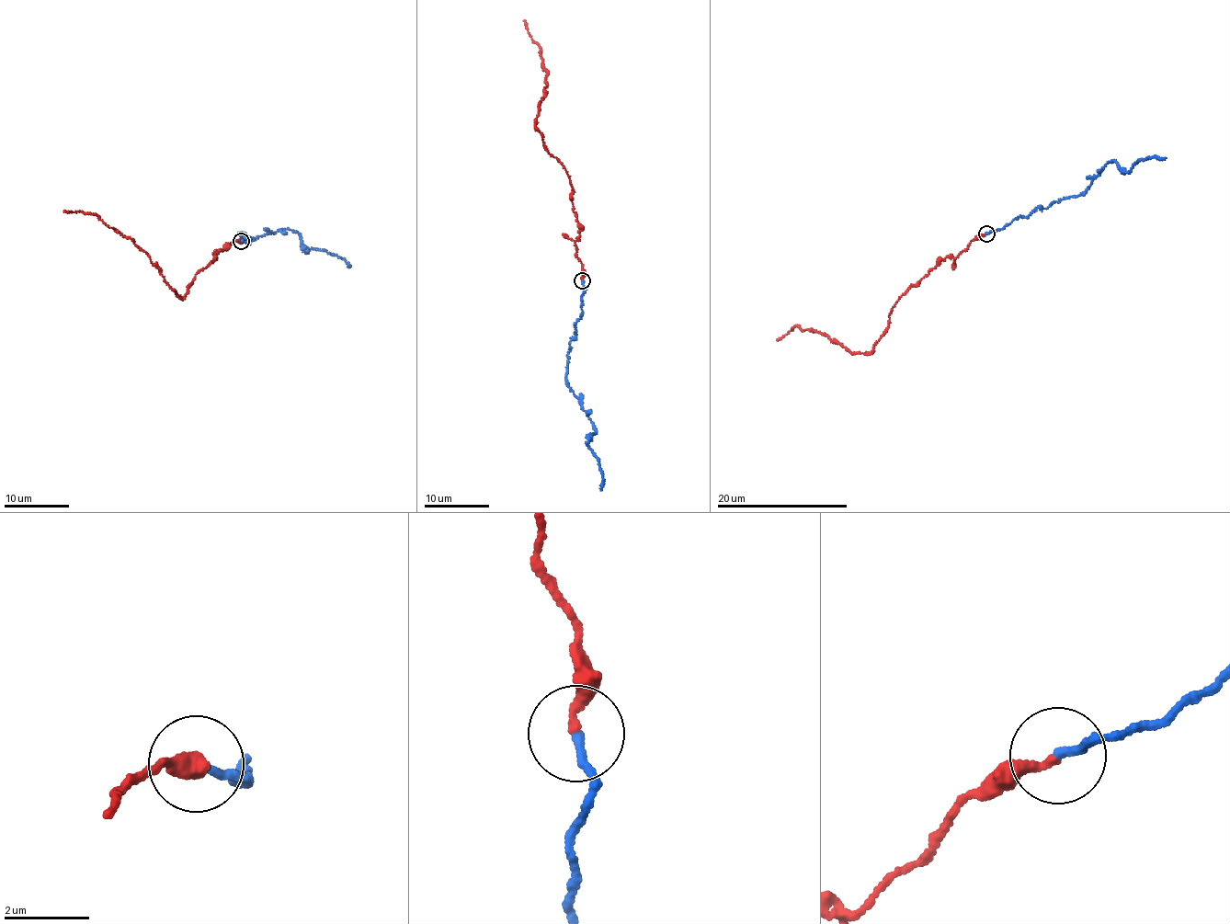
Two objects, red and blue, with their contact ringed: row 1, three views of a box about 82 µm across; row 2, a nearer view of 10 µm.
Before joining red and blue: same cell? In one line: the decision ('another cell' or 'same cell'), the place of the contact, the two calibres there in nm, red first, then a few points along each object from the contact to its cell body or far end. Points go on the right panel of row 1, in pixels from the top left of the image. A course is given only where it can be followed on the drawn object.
same cell; at (986, 233); 240 nm thick on the red side, 200 nm on the other; red runs (986, 234), (908, 288), (870, 353), (850, 353), (797, 326), (778, 339); blue runs (986, 234), (1056, 201), (1086, 193), (1093, 178), (1111, 160), (1127, 171), (1148, 157), (1166, 157)

